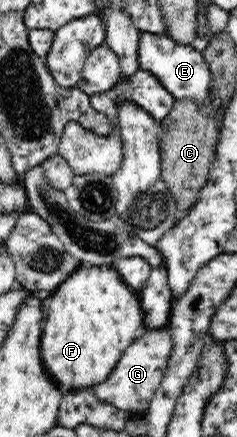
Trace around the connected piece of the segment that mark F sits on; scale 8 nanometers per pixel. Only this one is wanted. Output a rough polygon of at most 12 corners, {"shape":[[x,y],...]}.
{"shape":[[114,266],[46,300],[40,357],[60,389],[108,379],[144,333]]}

